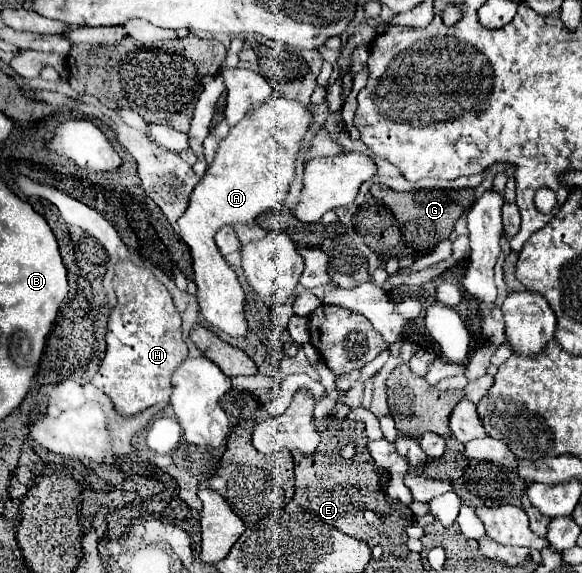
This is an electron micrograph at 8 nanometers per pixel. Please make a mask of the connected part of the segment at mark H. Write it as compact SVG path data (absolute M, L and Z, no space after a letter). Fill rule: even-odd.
M120 261L116 265L114 275L114 291L118 297L116 307L110 311L108 317L108 331L106 331L106 355L100 363L98 373L94 375L92 383L102 389L116 409L124 415L138 413L156 403L168 403L170 399L170 377L174 369L186 359L188 347L182 339L180 331L180 315L172 303L168 289L144 267L138 267L130 261Z

